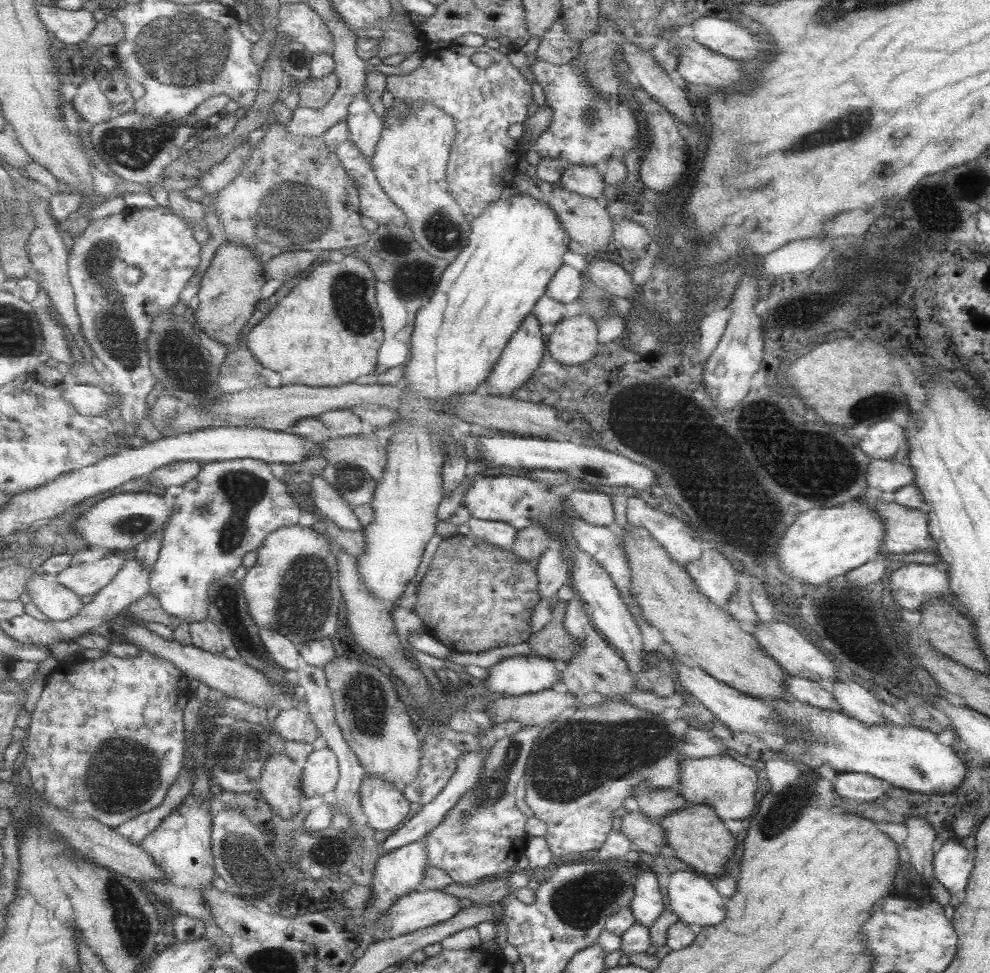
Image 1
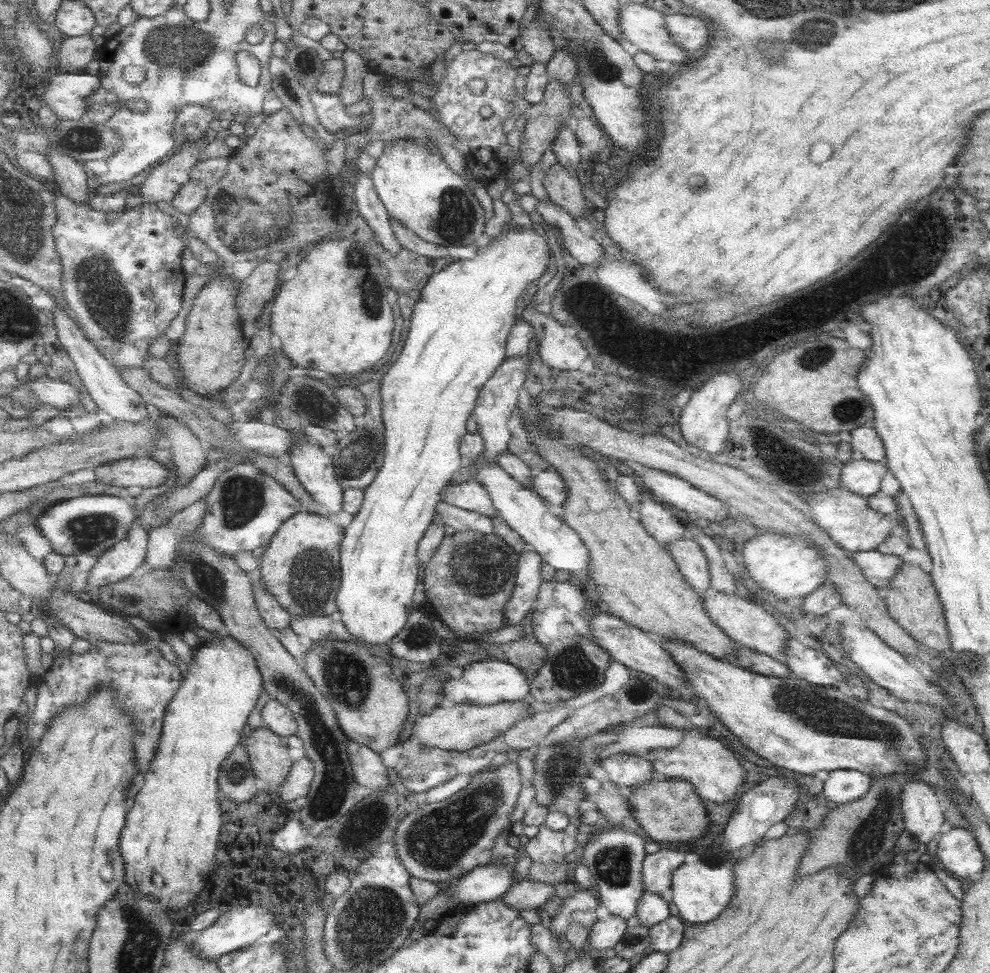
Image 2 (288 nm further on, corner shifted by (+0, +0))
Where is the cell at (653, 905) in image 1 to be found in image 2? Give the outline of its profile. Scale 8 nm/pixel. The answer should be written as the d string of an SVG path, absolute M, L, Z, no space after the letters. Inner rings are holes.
M659 850L649 854L643 870L645 890L659 896L663 896L667 888L673 890L673 874L687 862L687 858L689 850Z

